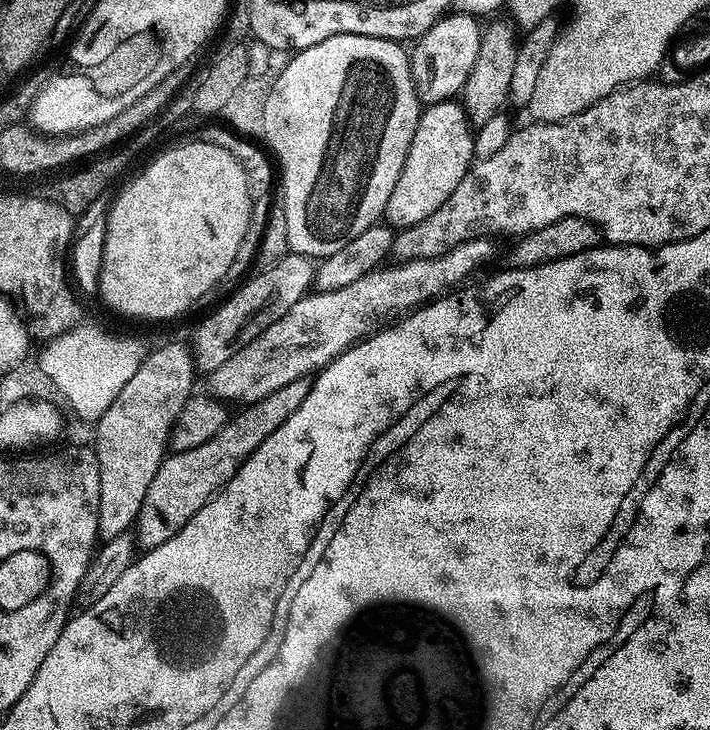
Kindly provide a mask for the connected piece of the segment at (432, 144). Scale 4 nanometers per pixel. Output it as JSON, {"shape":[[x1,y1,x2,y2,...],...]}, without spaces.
{"shape":[[455,99,427,105,421,111,402,174,398,174,398,182,394,182,394,191,384,207,383,219,393,229,409,228,430,218,430,214,454,194,458,182,462,182,474,163,473,152,468,149,473,135,468,116]]}

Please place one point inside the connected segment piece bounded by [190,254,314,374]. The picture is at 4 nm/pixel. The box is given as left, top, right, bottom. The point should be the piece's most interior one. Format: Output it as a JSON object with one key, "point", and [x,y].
{"point":[264,298]}

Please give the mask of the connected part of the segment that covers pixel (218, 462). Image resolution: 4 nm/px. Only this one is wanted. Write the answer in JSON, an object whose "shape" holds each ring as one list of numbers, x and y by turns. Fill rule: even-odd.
{"shape":[[311,375,294,378,294,382,286,382,282,390,274,390,274,394,258,402,243,405,237,411,240,413,233,420,231,417,210,442,202,442,202,446,194,446,194,450,165,455,158,466,158,474,154,474,154,482,150,482,150,490,146,490,146,498,142,498,134,525,135,543,147,550,174,538,174,534,178,534,178,530,182,530,182,526,186,526,186,522,190,522,190,518,194,518,194,514,230,482,230,478,234,478,244,459,254,454,254,450,258,450,258,446,262,446,262,442,266,442,266,438,270,438,302,402,306,402,306,394,310,394,313,383]]}

